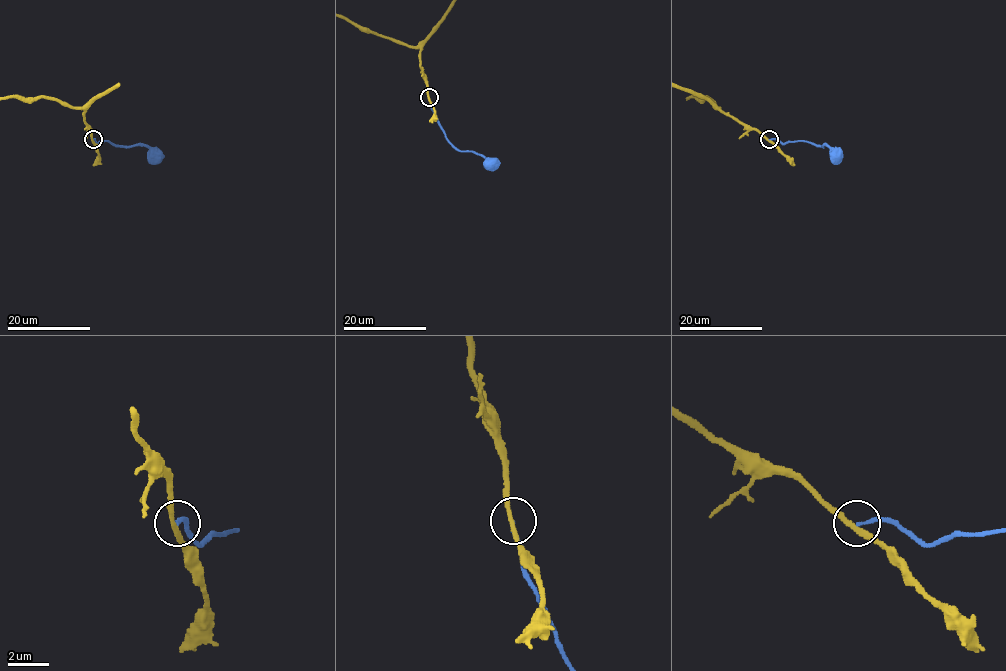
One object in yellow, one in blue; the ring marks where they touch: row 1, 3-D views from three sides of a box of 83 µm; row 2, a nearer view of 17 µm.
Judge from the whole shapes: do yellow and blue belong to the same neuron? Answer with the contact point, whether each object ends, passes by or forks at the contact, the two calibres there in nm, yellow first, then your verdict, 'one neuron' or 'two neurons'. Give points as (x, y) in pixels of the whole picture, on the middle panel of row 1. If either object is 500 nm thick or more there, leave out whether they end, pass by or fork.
(429, 97) | yellow passes by | blue ends | 240/160 nm | two neurons

